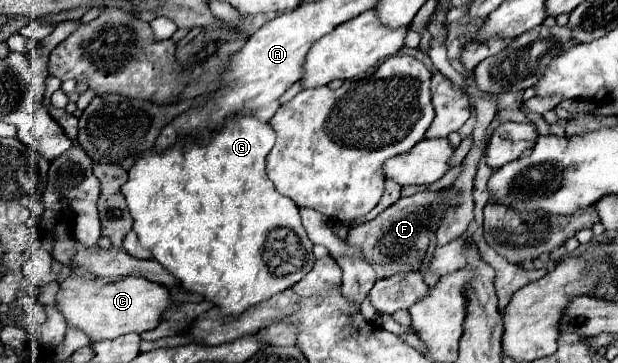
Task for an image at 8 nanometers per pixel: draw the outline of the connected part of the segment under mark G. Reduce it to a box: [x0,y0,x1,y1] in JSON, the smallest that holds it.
[122,115,314,315]

